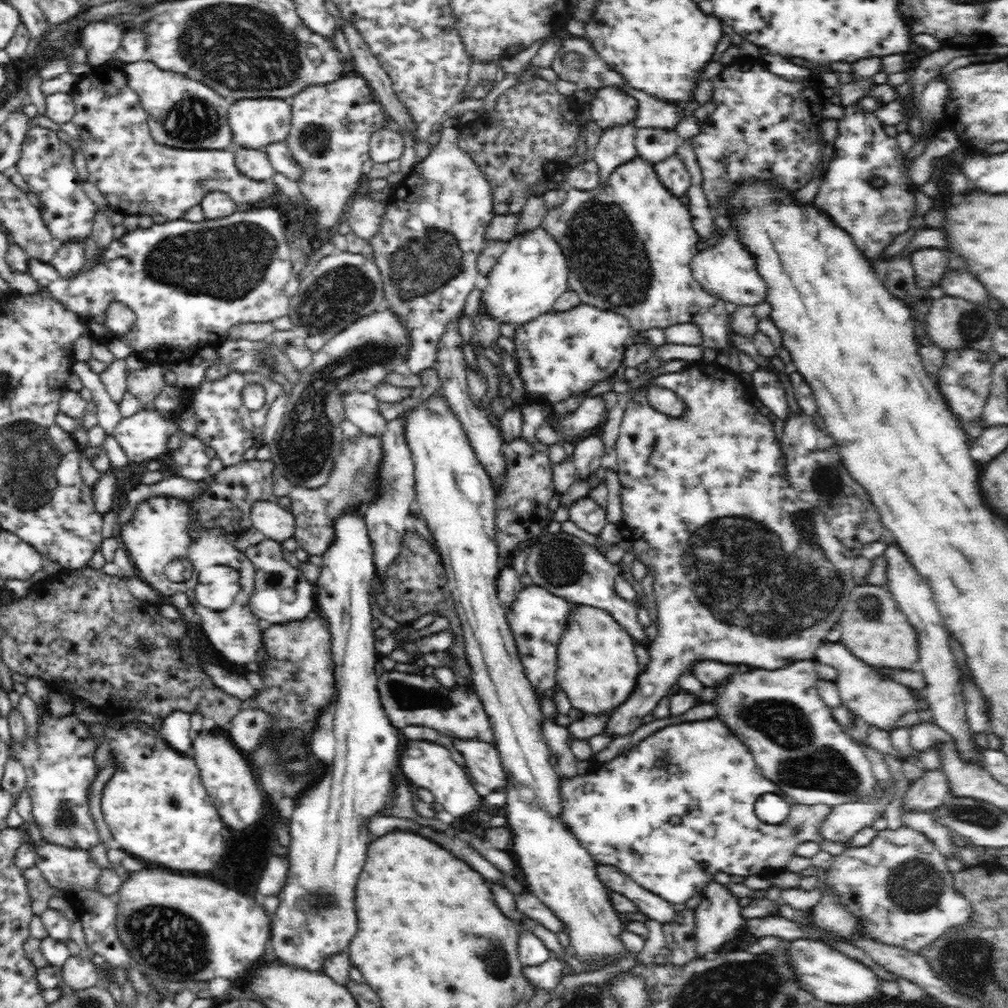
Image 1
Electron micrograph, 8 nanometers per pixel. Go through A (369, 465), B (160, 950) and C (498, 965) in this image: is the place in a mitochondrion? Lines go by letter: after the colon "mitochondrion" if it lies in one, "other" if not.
A: mitochondrion
B: mitochondrion
C: mitochondrion

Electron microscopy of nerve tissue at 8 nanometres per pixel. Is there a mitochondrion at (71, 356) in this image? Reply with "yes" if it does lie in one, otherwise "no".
no

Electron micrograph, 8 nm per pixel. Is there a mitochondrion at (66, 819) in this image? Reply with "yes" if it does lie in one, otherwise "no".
yes

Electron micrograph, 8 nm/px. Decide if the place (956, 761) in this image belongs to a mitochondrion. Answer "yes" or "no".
no

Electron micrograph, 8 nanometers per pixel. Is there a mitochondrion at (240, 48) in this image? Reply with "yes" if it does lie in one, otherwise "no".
yes

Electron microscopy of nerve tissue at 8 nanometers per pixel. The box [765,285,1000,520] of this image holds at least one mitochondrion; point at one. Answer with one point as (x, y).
(972, 324)

